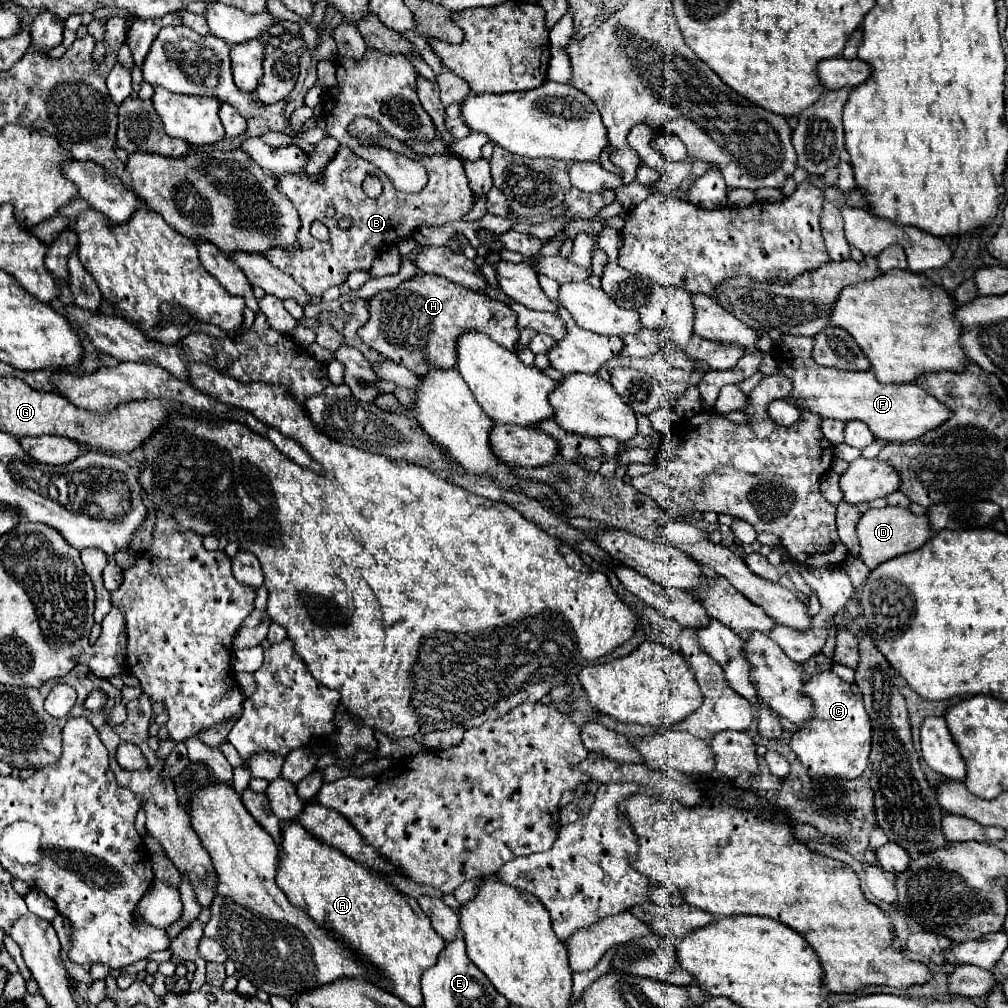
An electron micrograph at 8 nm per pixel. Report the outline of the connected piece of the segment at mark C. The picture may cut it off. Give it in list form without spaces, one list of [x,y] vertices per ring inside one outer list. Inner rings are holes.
[[[819,672],[809,678],[807,692],[815,702],[817,716],[797,730],[791,738],[791,750],[799,756],[801,764],[811,774],[857,778],[865,772],[871,752],[871,722],[863,706],[863,694],[857,684],[843,682],[837,674]],[[853,690],[853,692],[851,692]]]

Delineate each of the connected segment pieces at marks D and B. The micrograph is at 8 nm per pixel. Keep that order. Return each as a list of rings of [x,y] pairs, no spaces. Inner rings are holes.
[[[887,506],[881,510],[871,508],[857,522],[857,536],[861,542],[859,554],[871,570],[877,568],[879,564],[883,564],[885,560],[891,560],[895,556],[921,548],[933,534],[935,532],[933,532],[927,516],[915,516],[909,508],[903,508],[903,506]]]
[[[355,118],[349,124],[349,134],[357,140],[361,140],[365,146],[381,146],[389,148],[393,152],[403,154],[413,160],[419,160],[429,174],[427,186],[417,194],[405,194],[395,190],[395,186],[379,172],[373,164],[367,164],[363,158],[355,156],[349,148],[339,148],[335,158],[327,164],[321,182],[307,178],[307,176],[283,176],[279,178],[277,186],[287,194],[289,200],[297,206],[299,218],[301,218],[301,230],[299,230],[299,246],[297,248],[273,248],[265,252],[265,258],[271,260],[271,264],[279,266],[283,272],[293,276],[293,280],[305,288],[305,292],[311,292],[311,296],[321,296],[331,286],[339,286],[347,280],[347,276],[355,270],[369,270],[373,264],[373,258],[381,252],[383,246],[395,244],[397,240],[405,240],[411,236],[421,224],[445,224],[453,220],[461,220],[471,208],[473,208],[473,192],[467,188],[467,176],[463,176],[463,160],[459,156],[445,152],[445,154],[417,154],[412,152],[405,143],[391,138],[383,132],[379,122],[371,118]],[[367,176],[377,176],[383,182],[383,194],[379,198],[369,198],[361,184]],[[335,206],[335,216],[331,218],[331,238],[327,242],[321,242],[311,236],[311,224],[315,220],[325,222],[327,208]],[[339,218],[351,218],[353,226],[349,230],[337,228]]]

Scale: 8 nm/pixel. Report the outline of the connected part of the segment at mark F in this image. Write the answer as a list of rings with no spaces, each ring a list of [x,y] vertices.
[[[783,336],[783,344],[781,344],[779,352],[785,352],[785,358],[781,360],[779,368],[793,382],[793,392],[787,398],[787,402],[791,402],[799,408],[807,408],[807,410],[819,414],[821,418],[837,418],[837,420],[845,420],[845,422],[863,420],[869,426],[869,430],[873,432],[873,436],[879,438],[879,440],[885,440],[885,442],[917,440],[925,432],[935,430],[937,426],[941,426],[951,416],[951,410],[945,404],[941,404],[935,396],[931,396],[929,392],[925,392],[917,384],[879,384],[871,370],[869,372],[843,372],[843,370],[837,370],[837,368],[819,366],[811,356],[813,338]]]

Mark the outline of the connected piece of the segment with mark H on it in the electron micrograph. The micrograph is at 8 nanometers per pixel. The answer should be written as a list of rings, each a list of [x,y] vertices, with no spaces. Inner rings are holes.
[[[415,276],[397,290],[379,292],[369,300],[369,320],[359,328],[359,338],[383,358],[403,364],[417,376],[429,370],[449,370],[457,364],[457,340],[465,332],[483,332],[507,350],[515,350],[519,340],[515,312],[499,300],[475,290],[467,290],[441,276]]]

